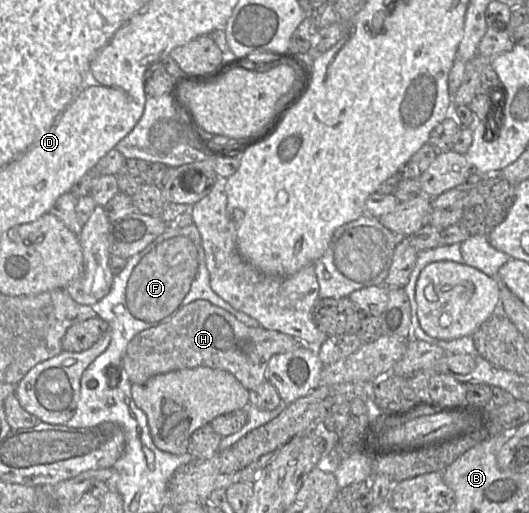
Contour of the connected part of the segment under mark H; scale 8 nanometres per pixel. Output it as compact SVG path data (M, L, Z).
M195 300L185 305L170 321L135 335L124 351L121 368L131 384L143 384L149 378L180 369L199 366L220 369L232 374L248 391L266 381L268 361L275 354L293 351L301 342L291 335L260 327L249 327L228 311L212 304L208 300Z

